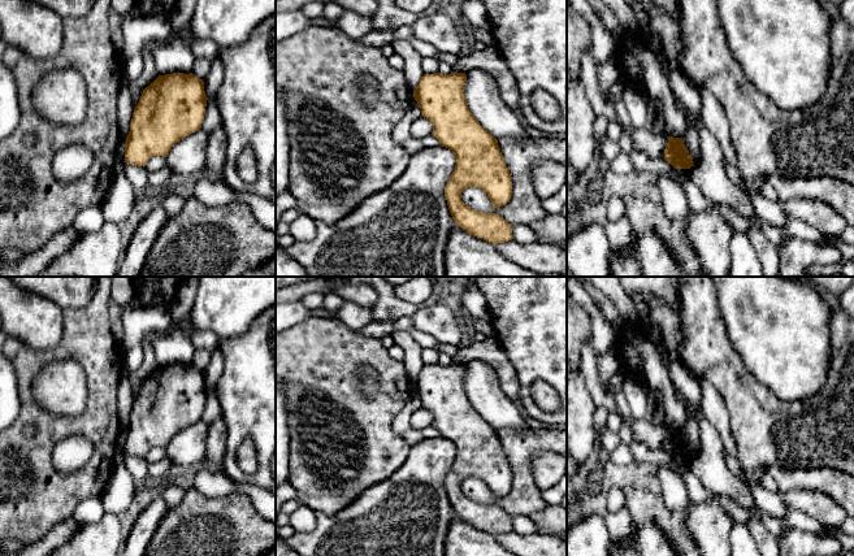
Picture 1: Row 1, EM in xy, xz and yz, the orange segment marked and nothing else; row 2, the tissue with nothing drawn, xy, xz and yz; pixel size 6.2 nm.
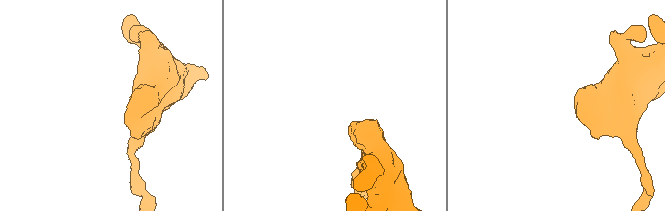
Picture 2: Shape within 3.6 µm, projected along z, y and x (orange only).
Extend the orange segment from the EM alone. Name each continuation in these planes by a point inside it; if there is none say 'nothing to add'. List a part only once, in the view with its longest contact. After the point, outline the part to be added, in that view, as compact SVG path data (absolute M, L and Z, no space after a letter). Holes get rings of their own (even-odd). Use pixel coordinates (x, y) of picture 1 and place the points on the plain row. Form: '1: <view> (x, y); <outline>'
nothing to add

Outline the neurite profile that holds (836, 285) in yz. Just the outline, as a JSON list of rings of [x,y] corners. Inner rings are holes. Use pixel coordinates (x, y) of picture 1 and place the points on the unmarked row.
[[[797,277],[797,279],[812,284],[819,291],[829,291],[837,296],[854,283],[854,277]]]

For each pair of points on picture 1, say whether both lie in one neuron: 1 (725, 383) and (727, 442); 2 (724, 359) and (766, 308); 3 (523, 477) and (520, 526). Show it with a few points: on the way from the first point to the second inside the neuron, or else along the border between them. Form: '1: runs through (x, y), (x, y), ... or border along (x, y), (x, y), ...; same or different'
1: border along (707, 381), (723, 399), (733, 435); different
2: border along (723, 320), (732, 347), (751, 373); different
3: border along (529, 516), (512, 517); different

